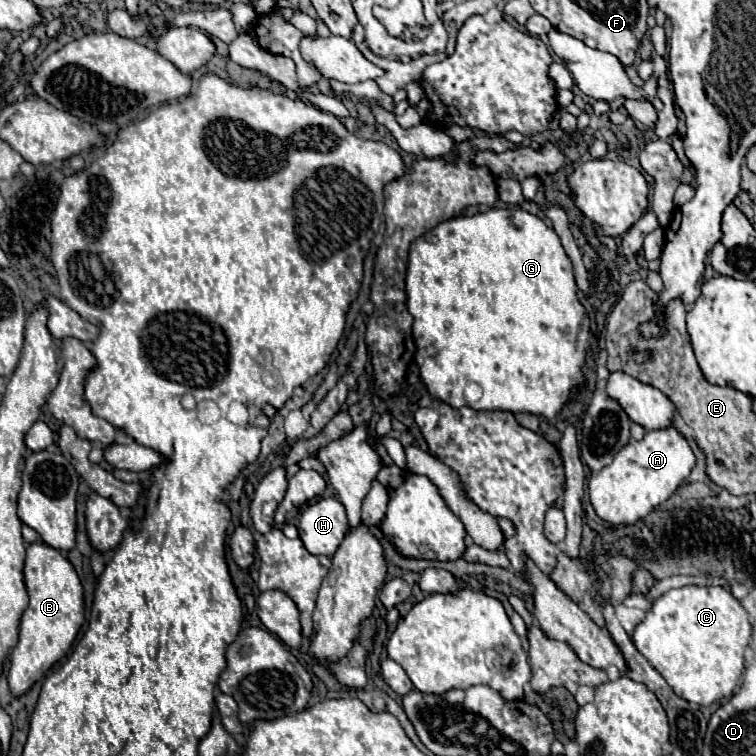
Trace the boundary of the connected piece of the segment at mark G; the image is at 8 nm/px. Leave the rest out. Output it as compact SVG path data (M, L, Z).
M490 208L487 212L481 212L475 216L457 216L457 218L445 220L443 224L423 234L419 240L415 240L415 244L411 244L405 282L407 282L407 308L409 308L409 314L413 316L413 336L419 342L419 350L415 358L419 364L419 374L427 390L431 392L431 396L455 408L461 408L461 406L469 406L474 410L499 408L499 410L509 410L513 414L531 412L545 418L555 418L555 414L571 398L573 386L583 384L581 366L585 362L589 340L591 340L589 316L585 308L579 304L575 294L577 286L573 278L571 260L565 254L555 230L549 228L539 216L529 214L521 208Z

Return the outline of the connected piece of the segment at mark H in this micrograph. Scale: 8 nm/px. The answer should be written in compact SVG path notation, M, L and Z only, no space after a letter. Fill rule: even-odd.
M337 498L309 504L299 520L299 538L311 554L333 556L349 528L345 506Z

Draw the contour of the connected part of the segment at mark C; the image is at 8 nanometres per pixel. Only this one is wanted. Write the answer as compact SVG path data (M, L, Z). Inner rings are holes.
M681 586L659 596L647 610L643 622L639 622L631 634L635 648L657 668L663 678L669 682L677 696L683 696L689 702L699 706L709 706L717 700L731 698L733 690L743 672L743 652L751 638L749 614L741 602L723 586Z

